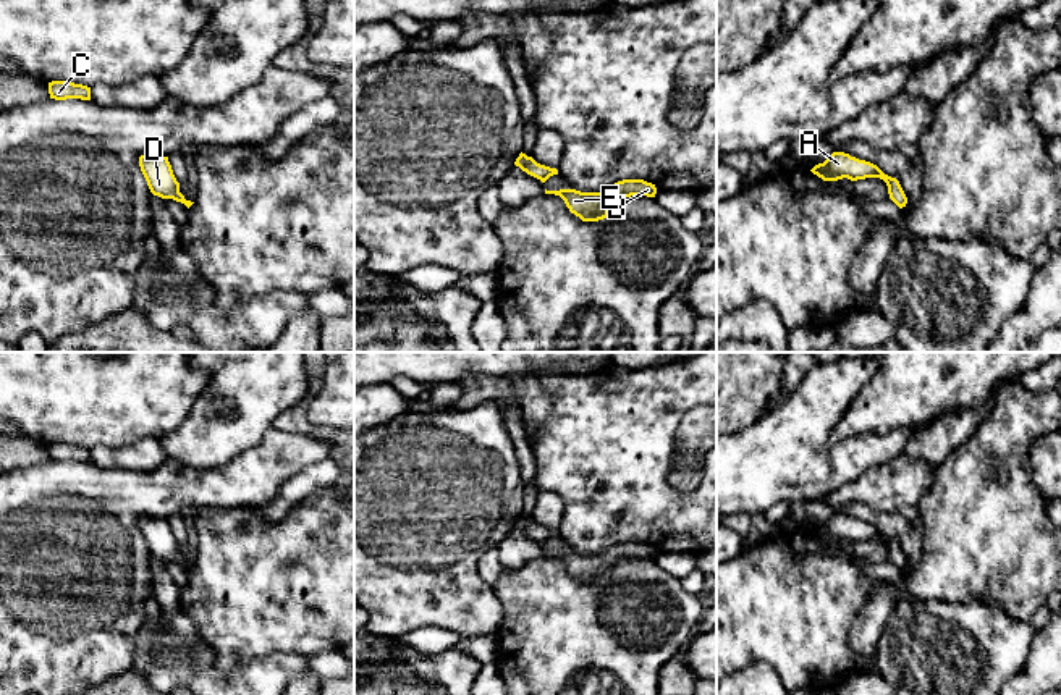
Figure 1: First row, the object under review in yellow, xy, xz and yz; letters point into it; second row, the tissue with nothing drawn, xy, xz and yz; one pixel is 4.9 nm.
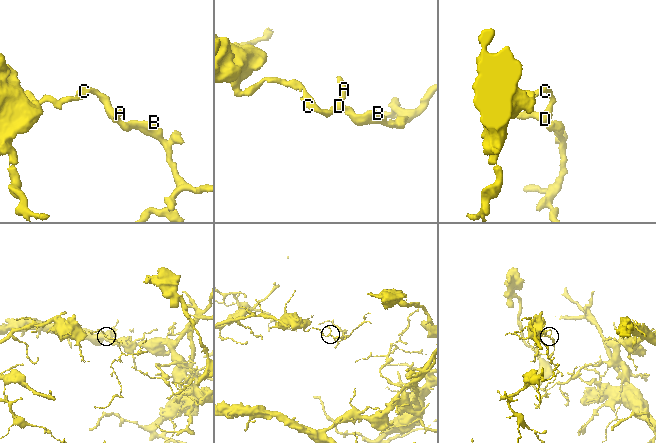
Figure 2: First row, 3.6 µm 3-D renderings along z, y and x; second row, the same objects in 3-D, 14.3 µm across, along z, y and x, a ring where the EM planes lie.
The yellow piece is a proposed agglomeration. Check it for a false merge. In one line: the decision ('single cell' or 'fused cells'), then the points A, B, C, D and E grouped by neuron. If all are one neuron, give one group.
single cell; A B C D E

